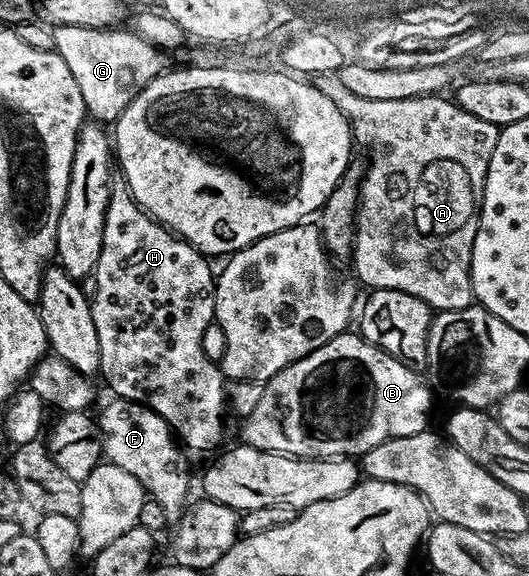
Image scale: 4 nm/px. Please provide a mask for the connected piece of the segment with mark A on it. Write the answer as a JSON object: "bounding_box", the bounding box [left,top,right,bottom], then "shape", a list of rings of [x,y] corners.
{"bounding_box":[312,74,500,311],"shape":[[[316,74],[313,75],[312,85],[320,92],[324,92],[324,96],[328,96],[332,100],[332,104],[336,104],[336,108],[340,108],[340,112],[350,122],[352,138],[355,143],[358,142],[364,149],[370,150],[370,167],[366,170],[366,175],[361,175],[360,189],[358,192],[358,211],[354,213],[354,249],[352,251],[352,263],[354,262],[354,270],[358,273],[357,281],[364,285],[370,286],[371,291],[376,290],[399,290],[400,292],[408,292],[412,296],[416,296],[420,300],[424,300],[430,305],[431,311],[440,310],[463,310],[468,308],[475,301],[474,289],[472,288],[472,280],[470,279],[470,261],[472,260],[472,244],[476,240],[476,232],[478,231],[478,212],[480,209],[480,195],[484,184],[486,183],[486,173],[488,172],[488,164],[492,160],[492,152],[496,148],[496,140],[498,139],[498,131],[500,129],[496,124],[488,124],[488,120],[480,120],[480,116],[472,116],[472,112],[464,112],[464,108],[460,108],[457,101],[446,99],[446,96],[437,94],[426,94],[423,98],[409,98],[408,100],[364,100],[364,96],[356,96],[354,92],[348,92],[348,88],[344,88],[344,84],[340,84],[340,80],[334,74]]]}

